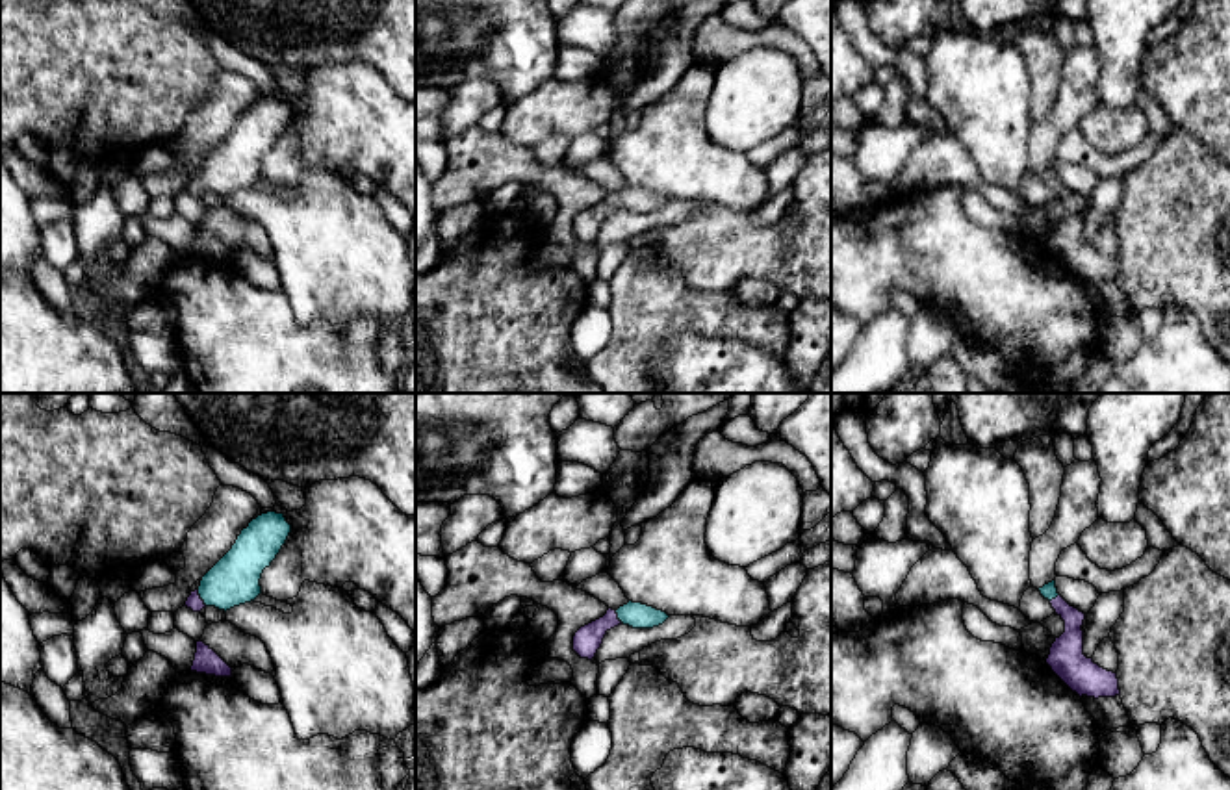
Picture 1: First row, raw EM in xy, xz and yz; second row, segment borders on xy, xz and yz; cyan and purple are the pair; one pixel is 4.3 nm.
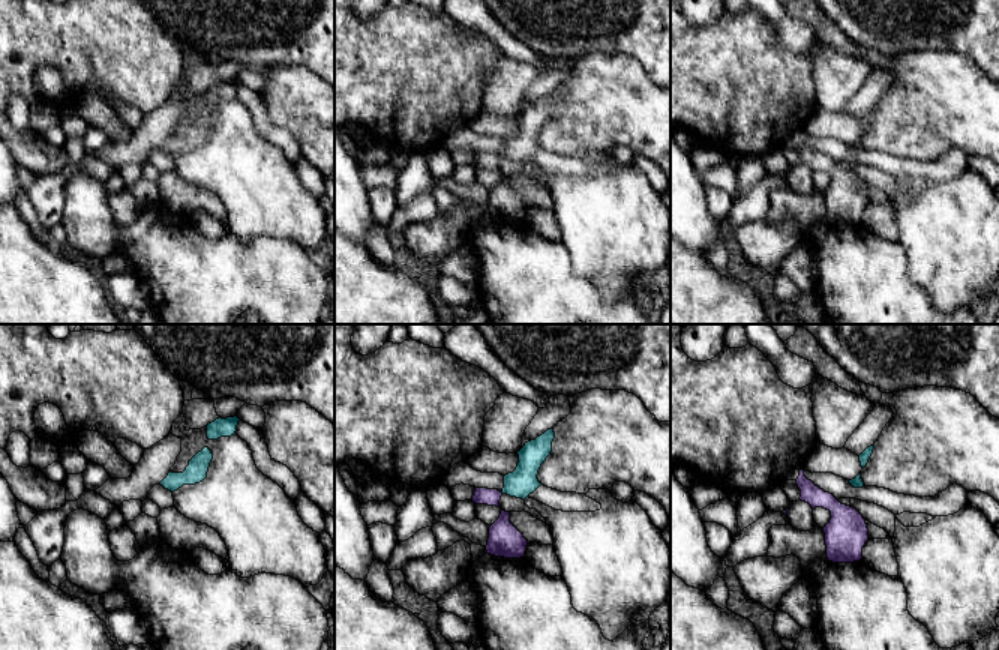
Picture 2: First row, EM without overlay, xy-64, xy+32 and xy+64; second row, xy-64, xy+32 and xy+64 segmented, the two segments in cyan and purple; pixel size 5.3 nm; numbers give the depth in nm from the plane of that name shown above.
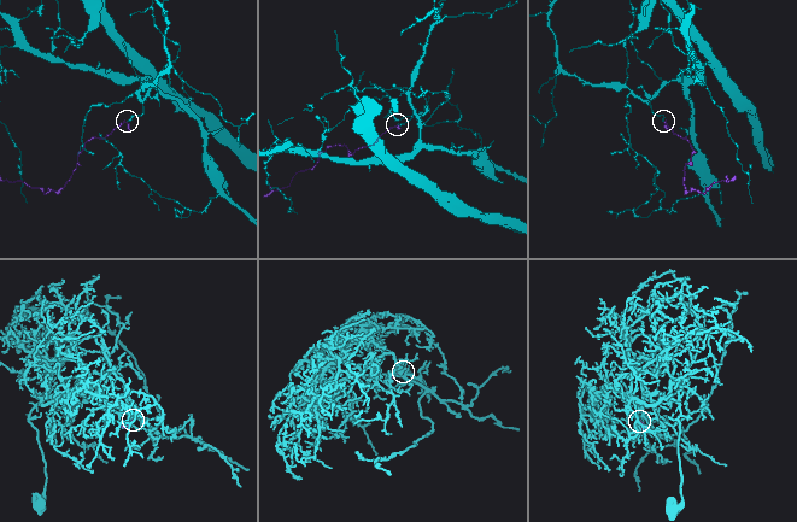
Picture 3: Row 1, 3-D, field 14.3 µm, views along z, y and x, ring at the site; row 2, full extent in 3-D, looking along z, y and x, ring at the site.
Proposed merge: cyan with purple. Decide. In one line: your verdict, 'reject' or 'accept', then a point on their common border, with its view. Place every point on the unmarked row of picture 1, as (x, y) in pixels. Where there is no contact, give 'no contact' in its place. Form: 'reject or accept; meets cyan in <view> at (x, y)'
accept; meets cyan in xy at (201, 182)

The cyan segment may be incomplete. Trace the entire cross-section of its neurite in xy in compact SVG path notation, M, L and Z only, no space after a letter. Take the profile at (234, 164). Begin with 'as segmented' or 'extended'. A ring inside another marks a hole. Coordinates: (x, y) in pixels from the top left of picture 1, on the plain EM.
extended; M267 96L241 115L232 134L202 161L186 189L193 197L206 191L230 195L262 178L260 163L291 117L284 98Z

